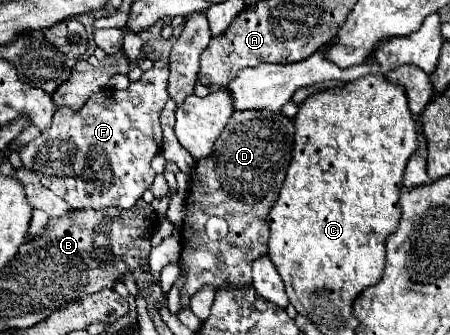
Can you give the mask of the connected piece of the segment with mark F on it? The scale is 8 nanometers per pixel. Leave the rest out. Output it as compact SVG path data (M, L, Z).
M155 61L153 69L145 71L139 81L131 83L125 91L111 89L111 95L103 99L91 99L79 113L55 111L51 129L41 133L37 139L27 143L19 153L27 169L35 171L41 183L55 195L65 199L73 209L131 209L137 199L151 187L156 173L151 169L151 159L161 151L163 131L159 125L159 115L167 103L167 61Z

